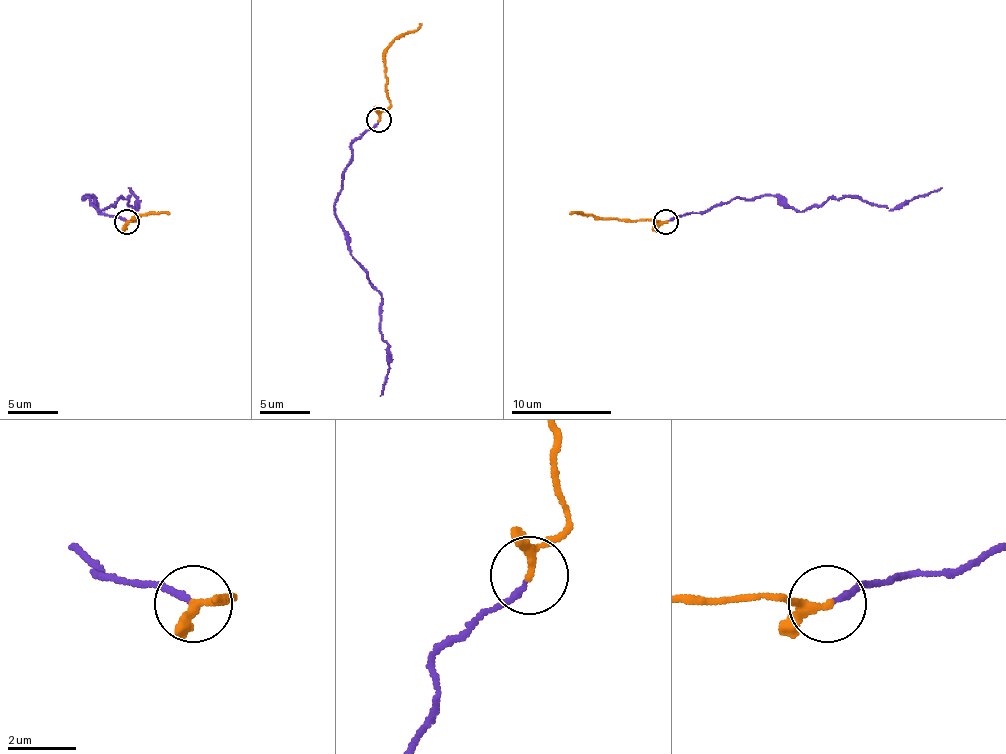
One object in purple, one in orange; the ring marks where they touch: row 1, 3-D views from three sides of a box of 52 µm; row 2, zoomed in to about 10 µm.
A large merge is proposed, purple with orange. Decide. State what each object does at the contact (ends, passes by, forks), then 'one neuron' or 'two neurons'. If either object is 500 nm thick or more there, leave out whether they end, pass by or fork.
purple ends | orange passes by | one neuron

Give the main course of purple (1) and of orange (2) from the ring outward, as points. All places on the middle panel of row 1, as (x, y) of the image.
1: (378, 122), (351, 144), (336, 212), (351, 255), (381, 295), (381, 337), (388, 345), (388, 377), (381, 395)
2: (378, 119), (391, 104), (386, 49), (421, 24)

